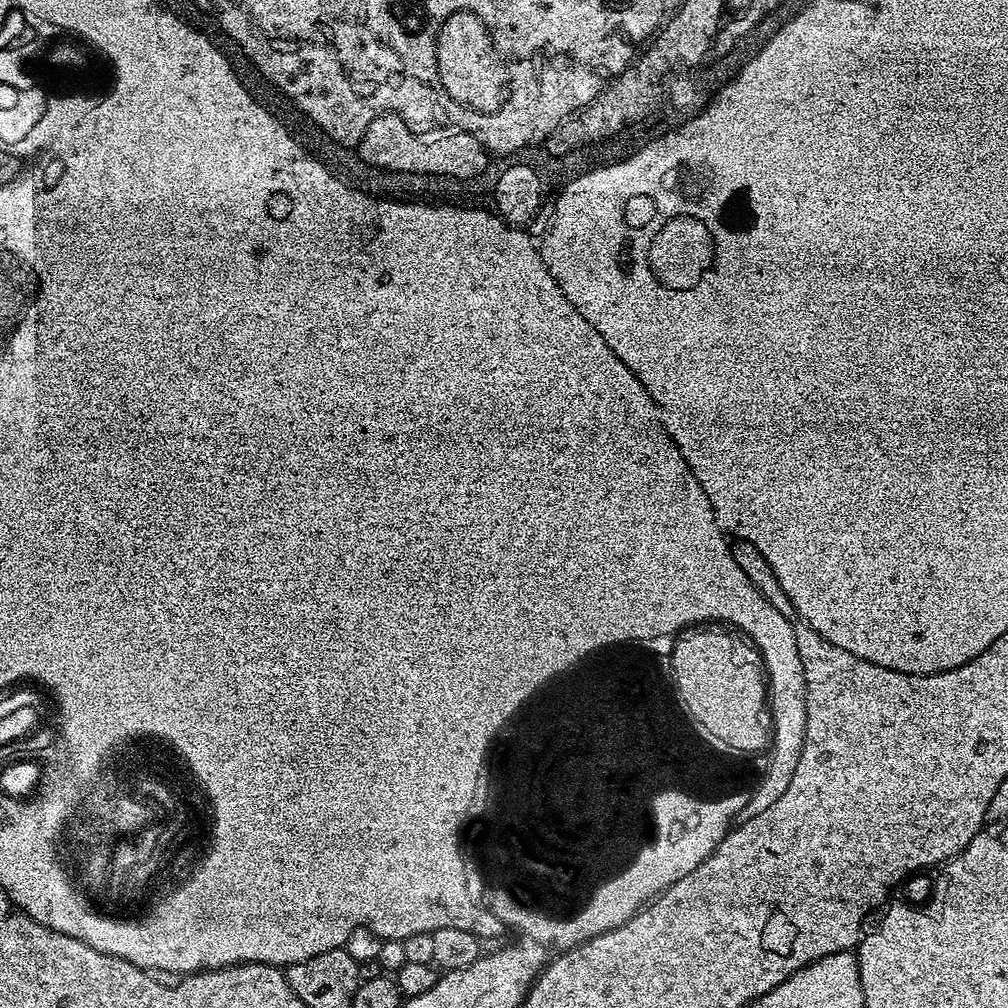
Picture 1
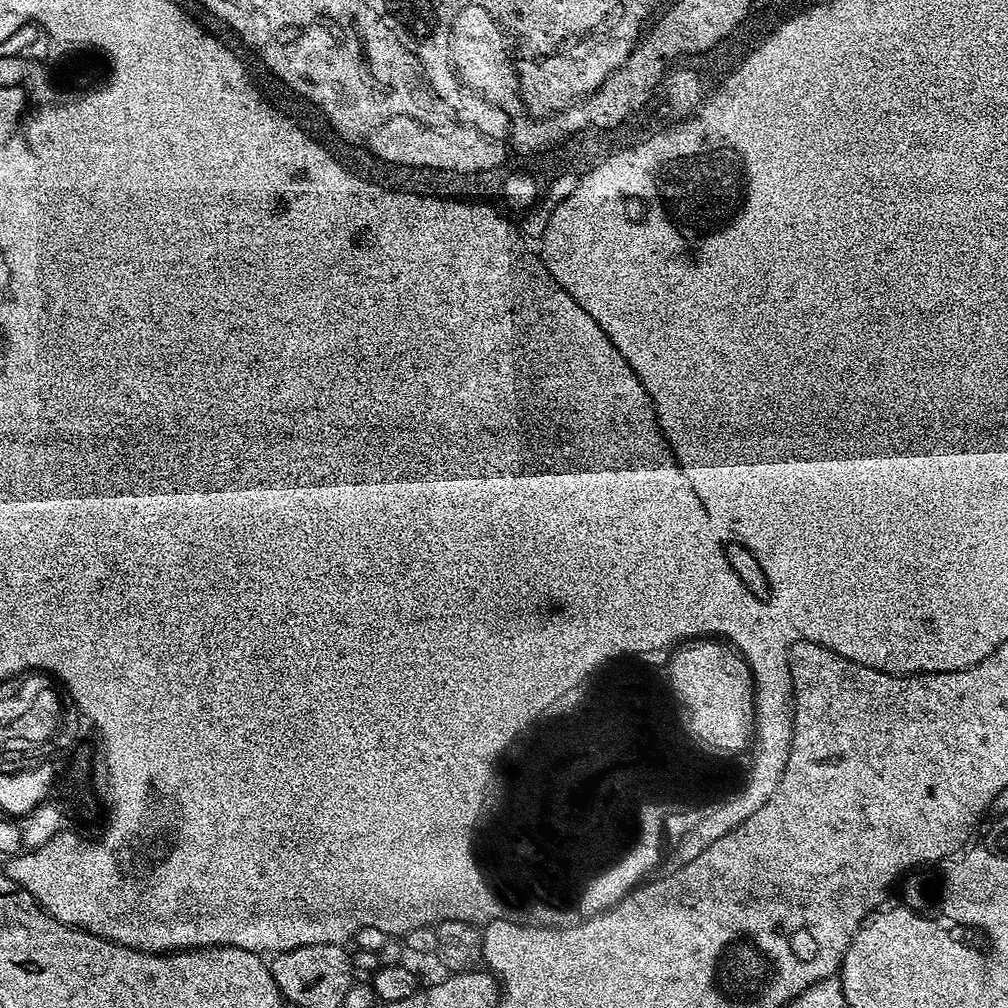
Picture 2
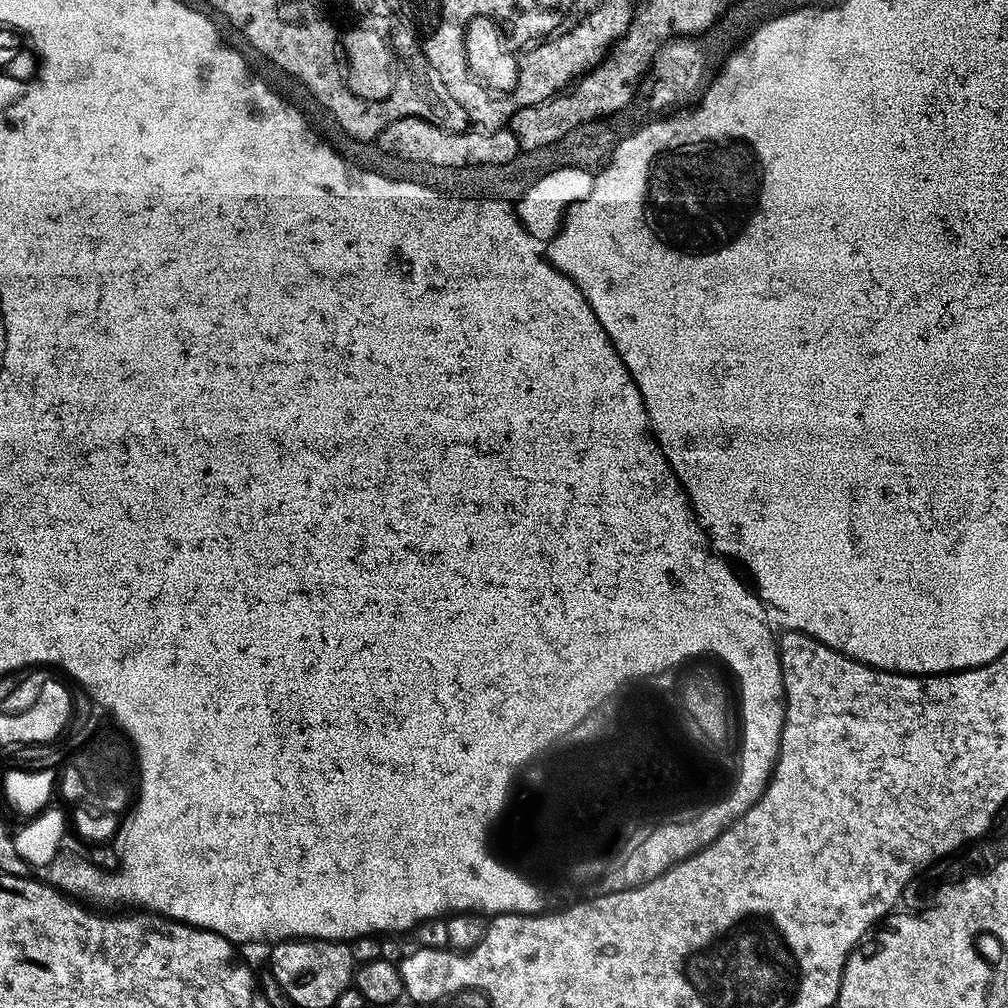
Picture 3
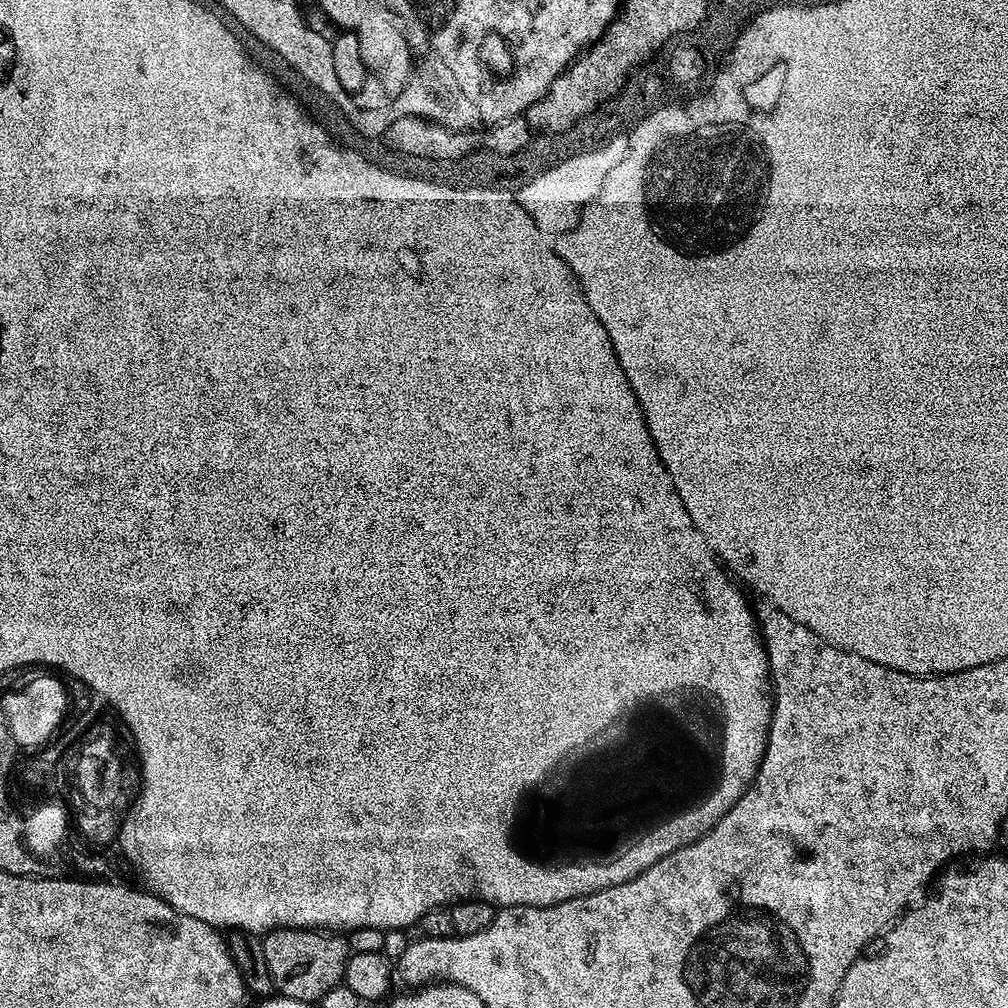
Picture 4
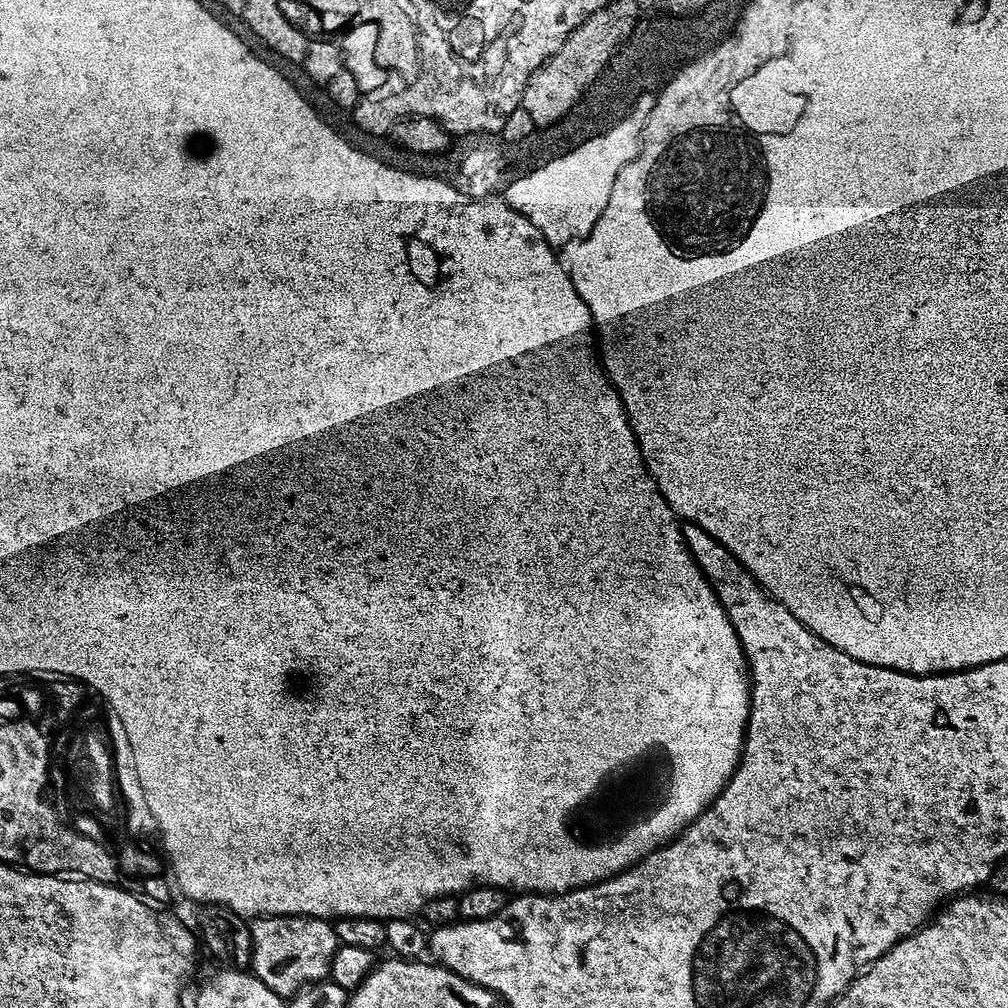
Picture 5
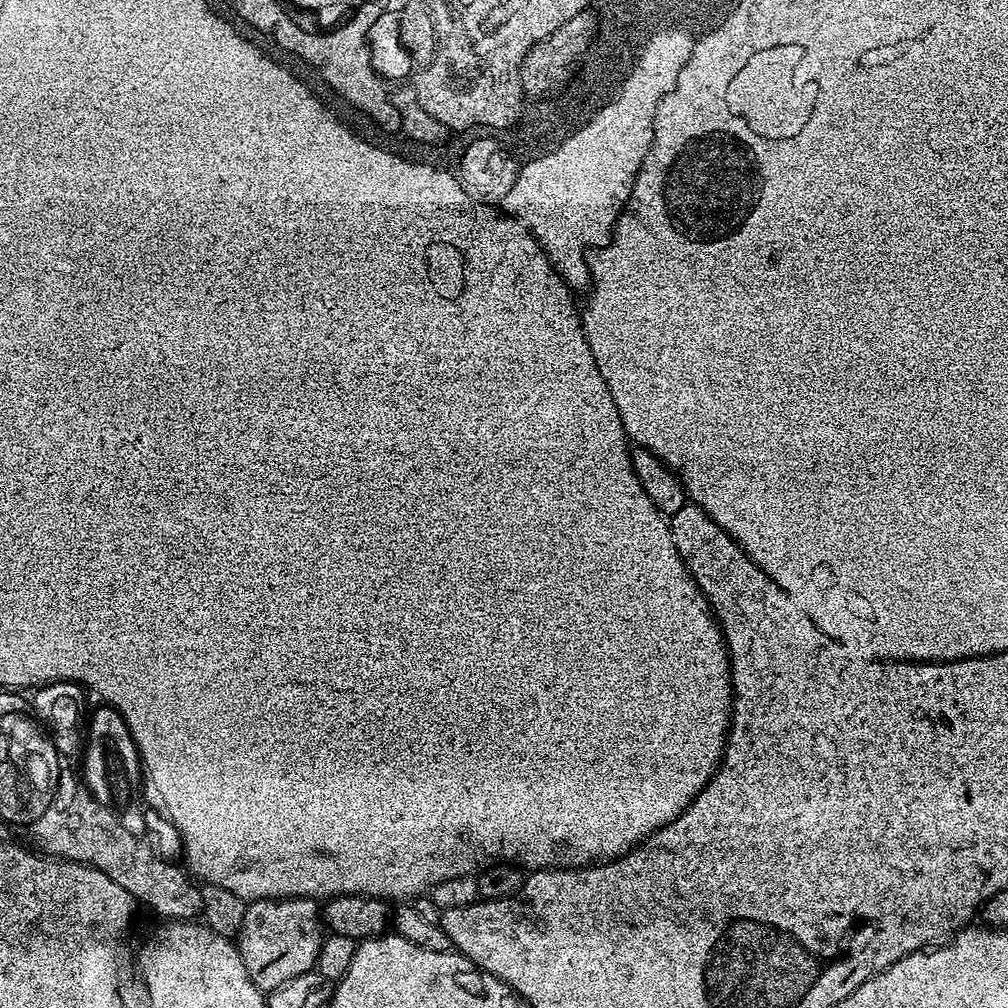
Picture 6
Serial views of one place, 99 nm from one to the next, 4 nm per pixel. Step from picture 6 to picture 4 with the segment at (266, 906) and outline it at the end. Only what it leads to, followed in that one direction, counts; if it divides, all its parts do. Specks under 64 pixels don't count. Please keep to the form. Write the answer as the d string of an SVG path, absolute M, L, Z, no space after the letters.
M274 928L263 937L262 943L268 967L267 979L276 983L275 991L279 995L320 1002L328 991L343 981L350 953L347 939L335 931Z

